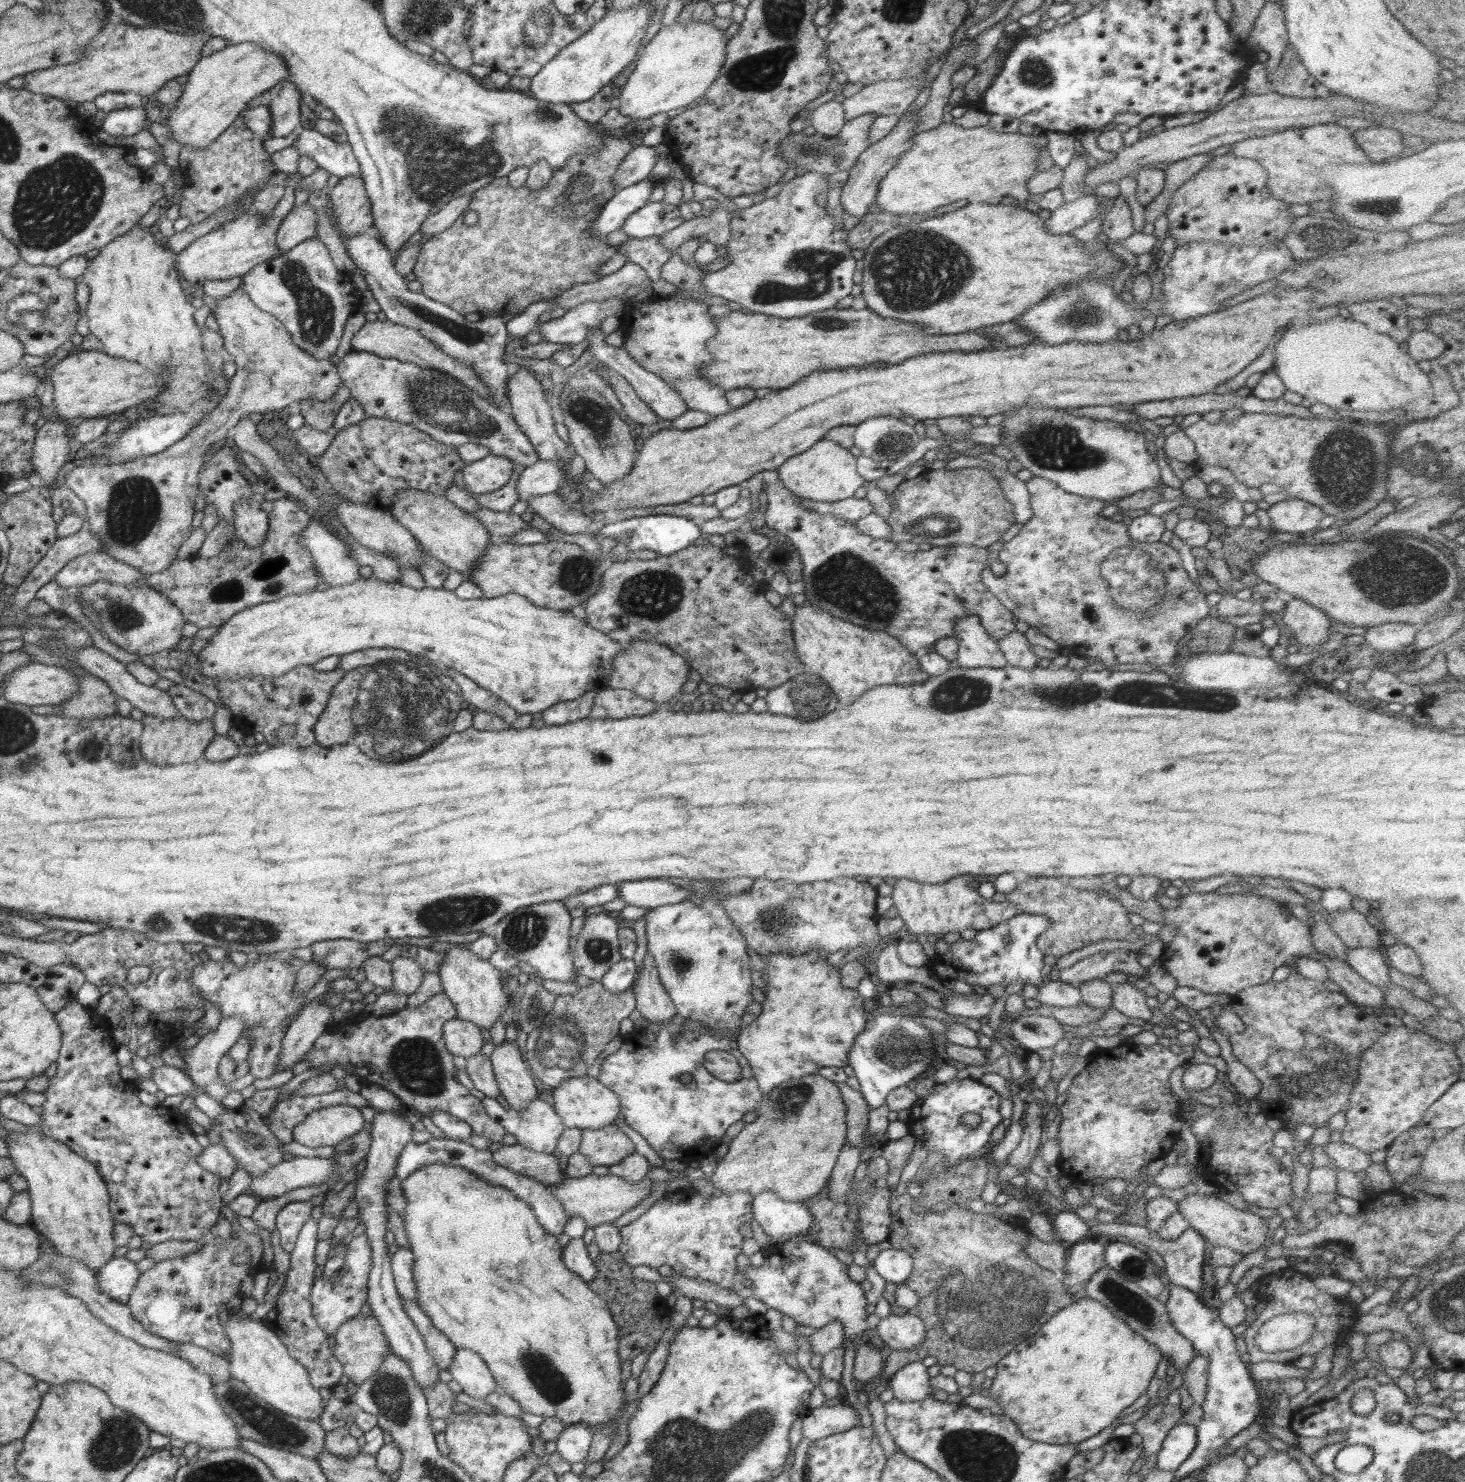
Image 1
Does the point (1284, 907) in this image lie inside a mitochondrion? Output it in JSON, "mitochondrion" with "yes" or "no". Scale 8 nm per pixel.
{"mitochondrion":"no"}

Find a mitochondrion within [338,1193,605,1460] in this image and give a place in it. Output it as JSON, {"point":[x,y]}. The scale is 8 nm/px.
{"point":[391,1392]}

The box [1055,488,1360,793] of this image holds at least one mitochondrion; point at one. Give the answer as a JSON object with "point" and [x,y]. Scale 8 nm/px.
{"point":[1115,593]}

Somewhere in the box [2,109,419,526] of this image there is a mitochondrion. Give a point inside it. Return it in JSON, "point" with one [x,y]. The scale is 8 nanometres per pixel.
{"point":[55,203]}

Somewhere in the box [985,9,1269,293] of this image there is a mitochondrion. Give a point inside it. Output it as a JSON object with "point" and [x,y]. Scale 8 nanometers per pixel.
{"point":[1035,72]}

